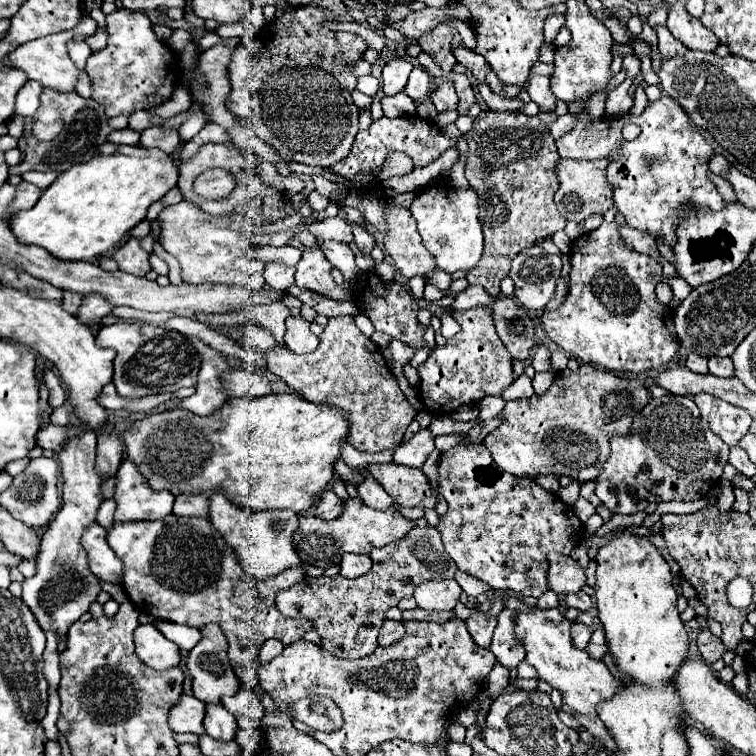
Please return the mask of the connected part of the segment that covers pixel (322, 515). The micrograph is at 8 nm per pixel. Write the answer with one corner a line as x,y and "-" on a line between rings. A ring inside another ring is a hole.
326,489
322,493
318,505
316,505
314,515
318,519
326,519
328,521
328,519
336,519
340,513
342,513
342,499
338,499
332,489

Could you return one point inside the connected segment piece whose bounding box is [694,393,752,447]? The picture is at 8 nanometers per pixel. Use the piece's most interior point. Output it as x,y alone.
728,422

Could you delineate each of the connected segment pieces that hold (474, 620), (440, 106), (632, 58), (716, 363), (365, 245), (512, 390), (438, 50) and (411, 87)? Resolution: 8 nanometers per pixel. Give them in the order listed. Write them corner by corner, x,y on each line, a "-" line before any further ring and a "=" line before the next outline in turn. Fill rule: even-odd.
474,611
468,621
466,621
468,633
470,637
480,645
480,647
488,647
492,643
492,635
494,635
494,627
496,627
496,617
484,611
=
436,77
434,79
434,85
436,85
436,91
432,95
432,103
436,105
436,109
440,113
442,111
448,111
448,109
456,109
458,95
454,91
454,85
450,81
446,81
444,77
=
626,55
624,57
624,71
628,77
636,77
640,73
640,59
636,55
=
712,357
710,359
710,373
716,377
734,377
734,365
730,357
=
354,225
354,231
352,233
354,233
354,243
358,245
358,249
362,253
370,253
374,249
374,237
364,227
=
526,373
520,375
520,377
502,393
504,399
518,399
518,397
530,397
530,395
534,395
534,389
532,389
532,379
530,379
=
440,23
432,31
424,33
418,39
418,45
434,59
436,65
440,65
444,73
452,73
452,65
456,63
456,59
452,55
452,29
446,23
=
414,67
404,93
408,97
426,97
428,91
430,91
430,83
432,83
430,75
422,67

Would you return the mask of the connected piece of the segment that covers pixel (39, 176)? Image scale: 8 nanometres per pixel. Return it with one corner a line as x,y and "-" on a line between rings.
36,171
34,173
24,173
22,179
28,181
28,183
34,183
40,189
46,189
54,181
54,171
46,171
46,173
36,173

